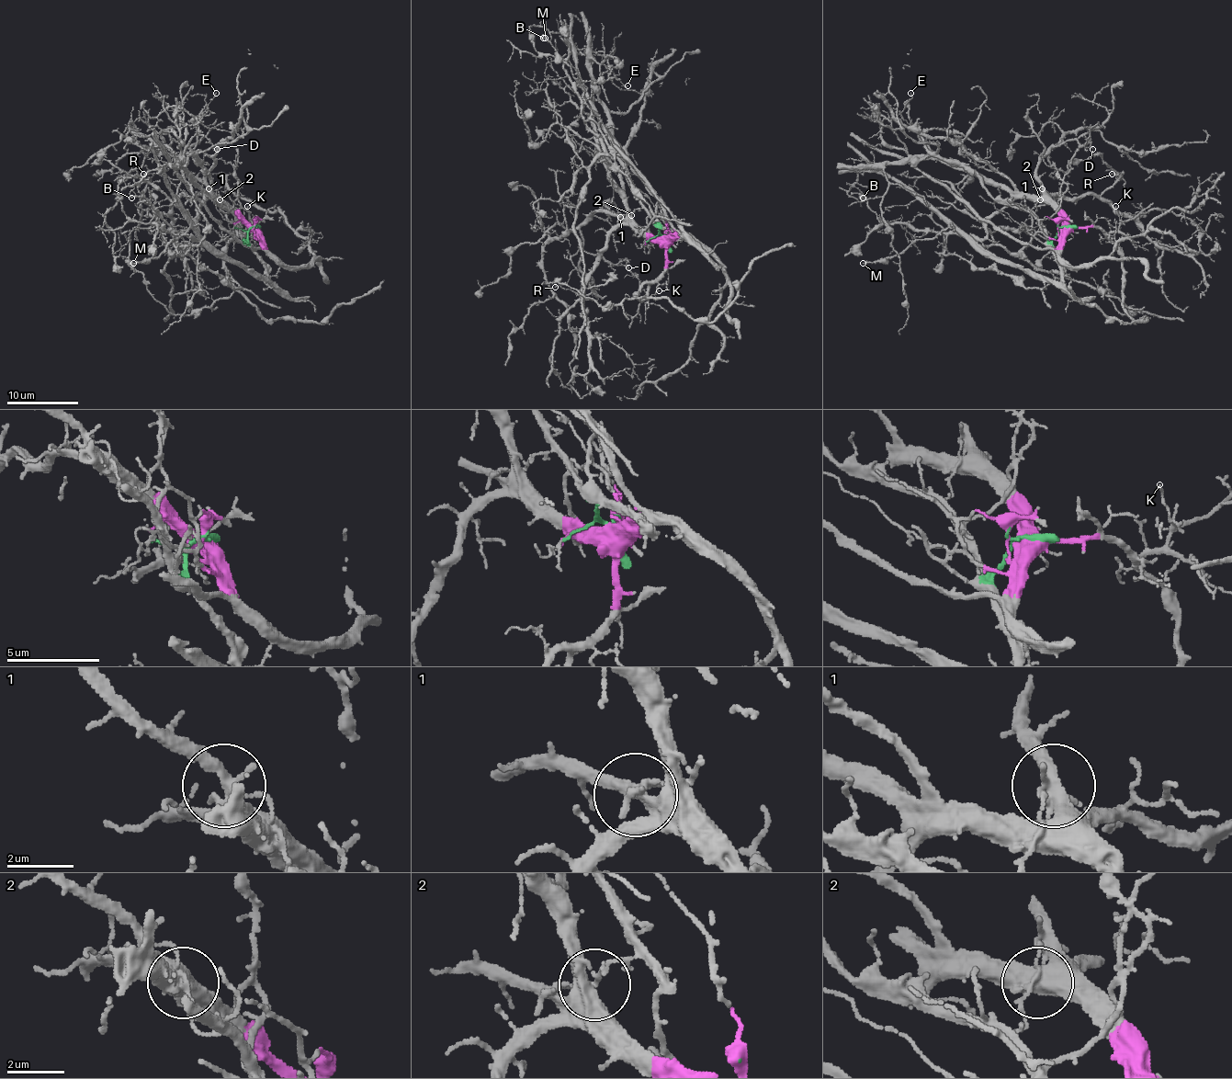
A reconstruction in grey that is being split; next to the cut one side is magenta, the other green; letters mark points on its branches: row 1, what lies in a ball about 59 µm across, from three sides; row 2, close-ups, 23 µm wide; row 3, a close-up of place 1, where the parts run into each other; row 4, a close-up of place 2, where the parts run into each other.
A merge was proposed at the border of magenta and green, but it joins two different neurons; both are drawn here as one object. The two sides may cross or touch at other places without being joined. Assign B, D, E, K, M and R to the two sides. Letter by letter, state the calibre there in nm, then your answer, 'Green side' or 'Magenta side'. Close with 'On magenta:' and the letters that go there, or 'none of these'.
B: Thickness 110 nm. Green side
D: Thickness 120 nm. Magenta side
E: Thickness 80 nm. Magenta side
K: Thickness 100 nm. Magenta side
M: Thickness 150 nm. Green side
R: Thickness 100 nm. Magenta side
On magenta: D, E, K, R

